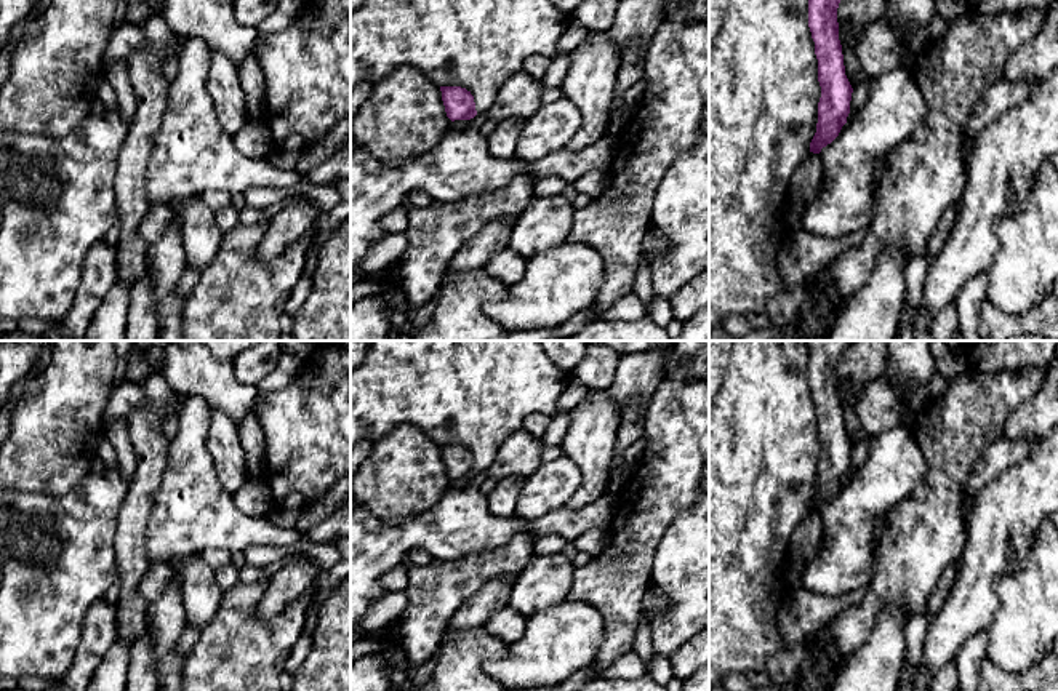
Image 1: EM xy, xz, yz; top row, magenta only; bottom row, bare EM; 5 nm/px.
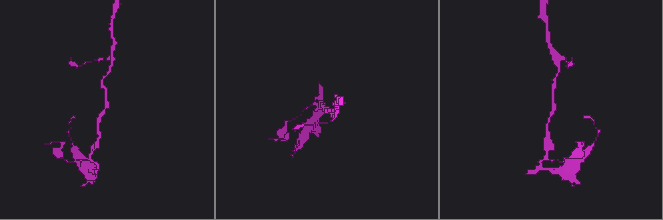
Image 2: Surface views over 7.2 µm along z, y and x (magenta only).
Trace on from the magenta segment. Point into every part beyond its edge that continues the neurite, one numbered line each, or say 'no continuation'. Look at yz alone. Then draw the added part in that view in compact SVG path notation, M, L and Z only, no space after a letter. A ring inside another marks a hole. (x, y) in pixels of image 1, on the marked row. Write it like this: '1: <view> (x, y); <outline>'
no continuation

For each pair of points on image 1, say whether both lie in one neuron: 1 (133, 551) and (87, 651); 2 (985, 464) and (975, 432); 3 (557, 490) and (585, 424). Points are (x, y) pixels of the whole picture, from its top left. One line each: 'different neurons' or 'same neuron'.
1: different neurons
2: different neurons
3: different neurons

